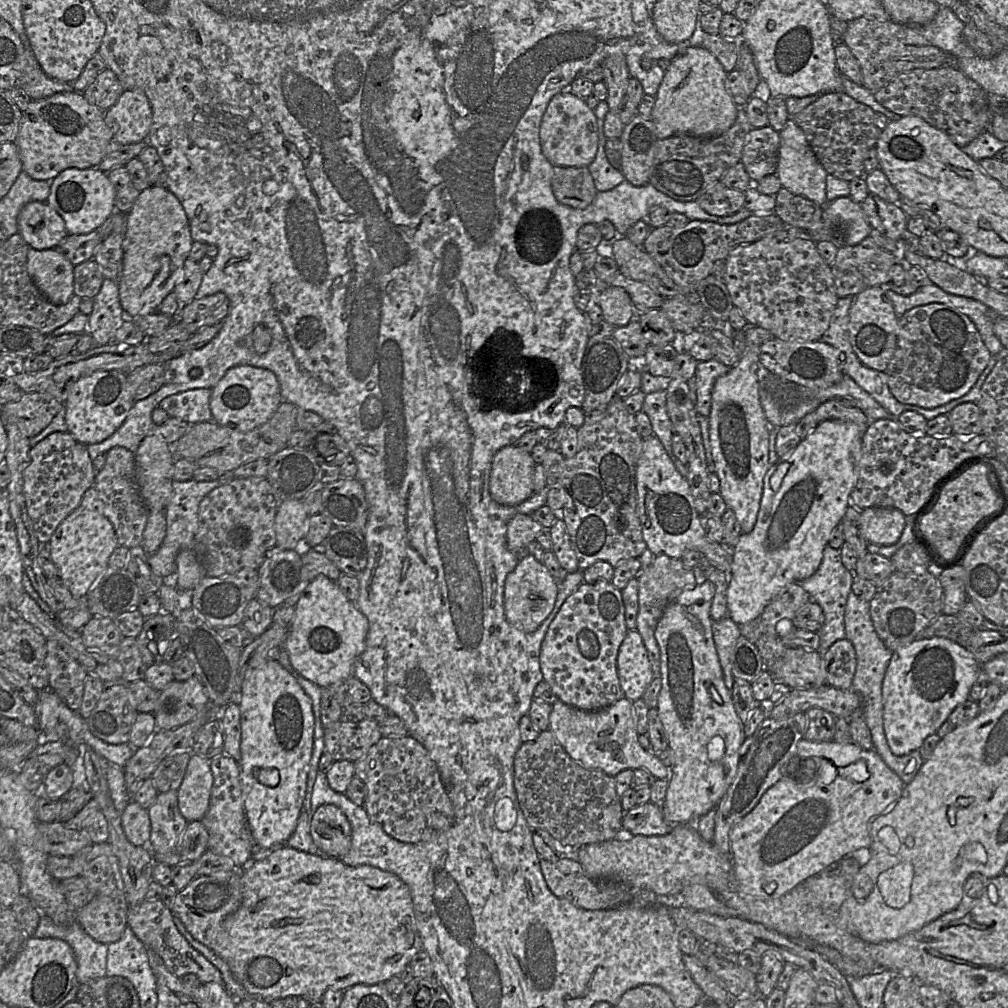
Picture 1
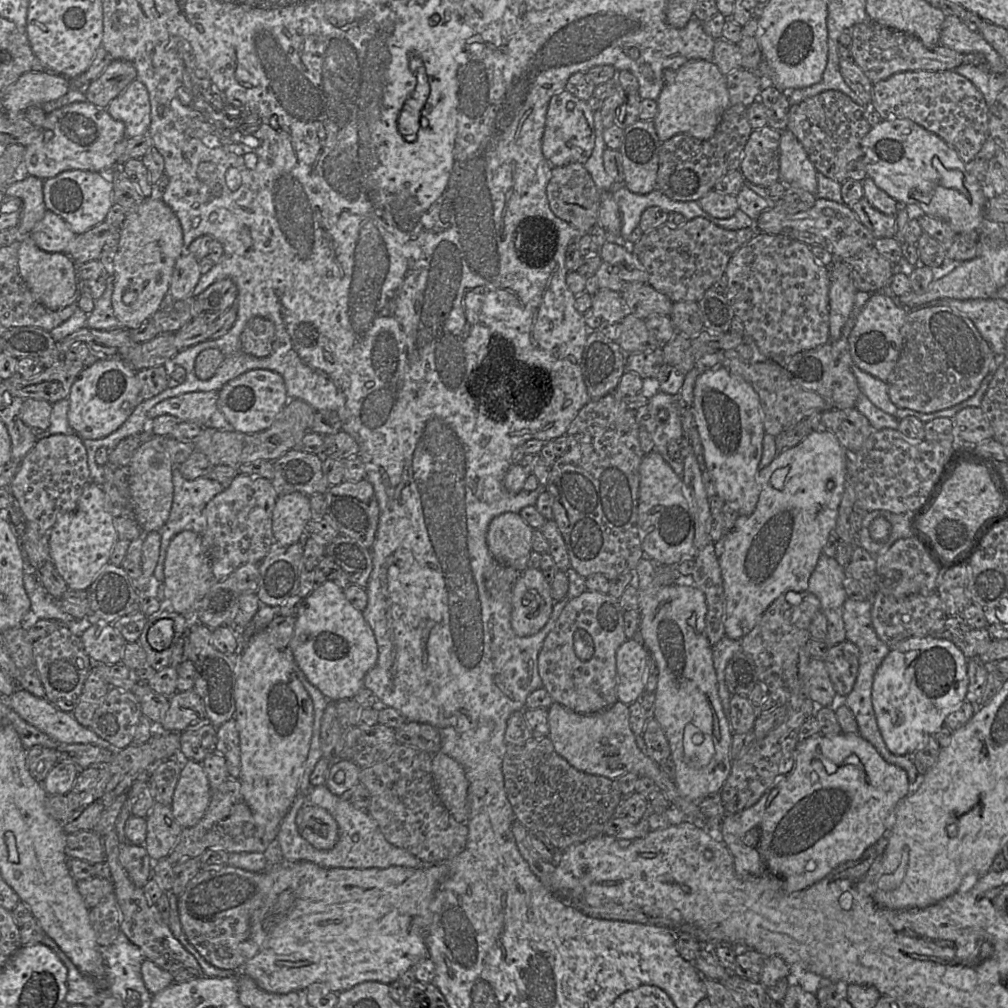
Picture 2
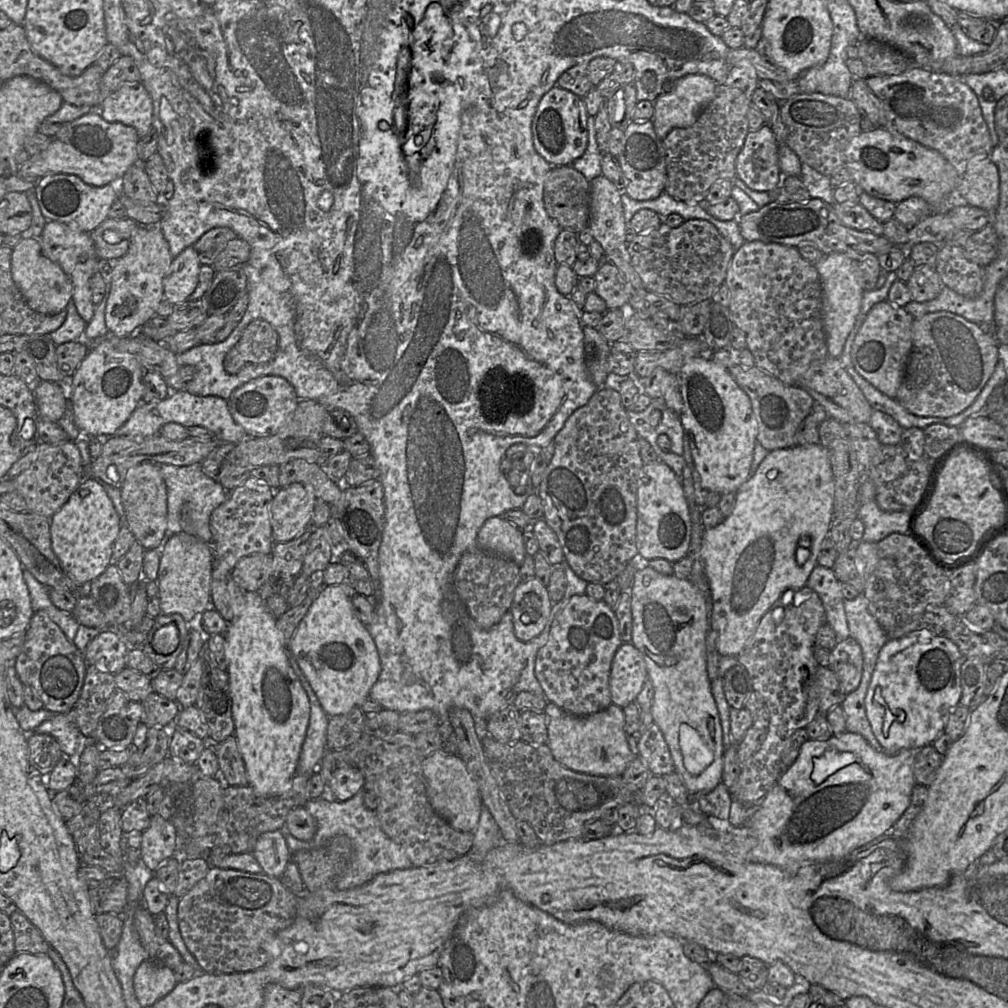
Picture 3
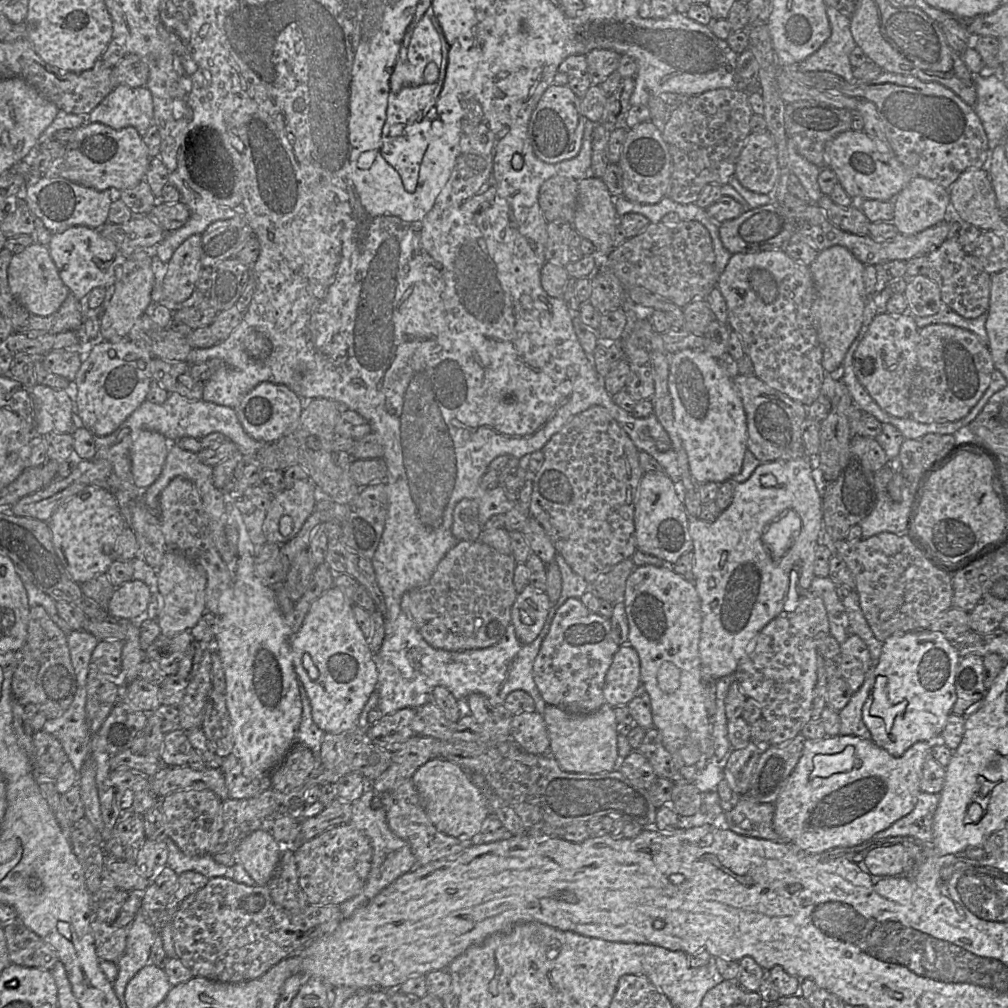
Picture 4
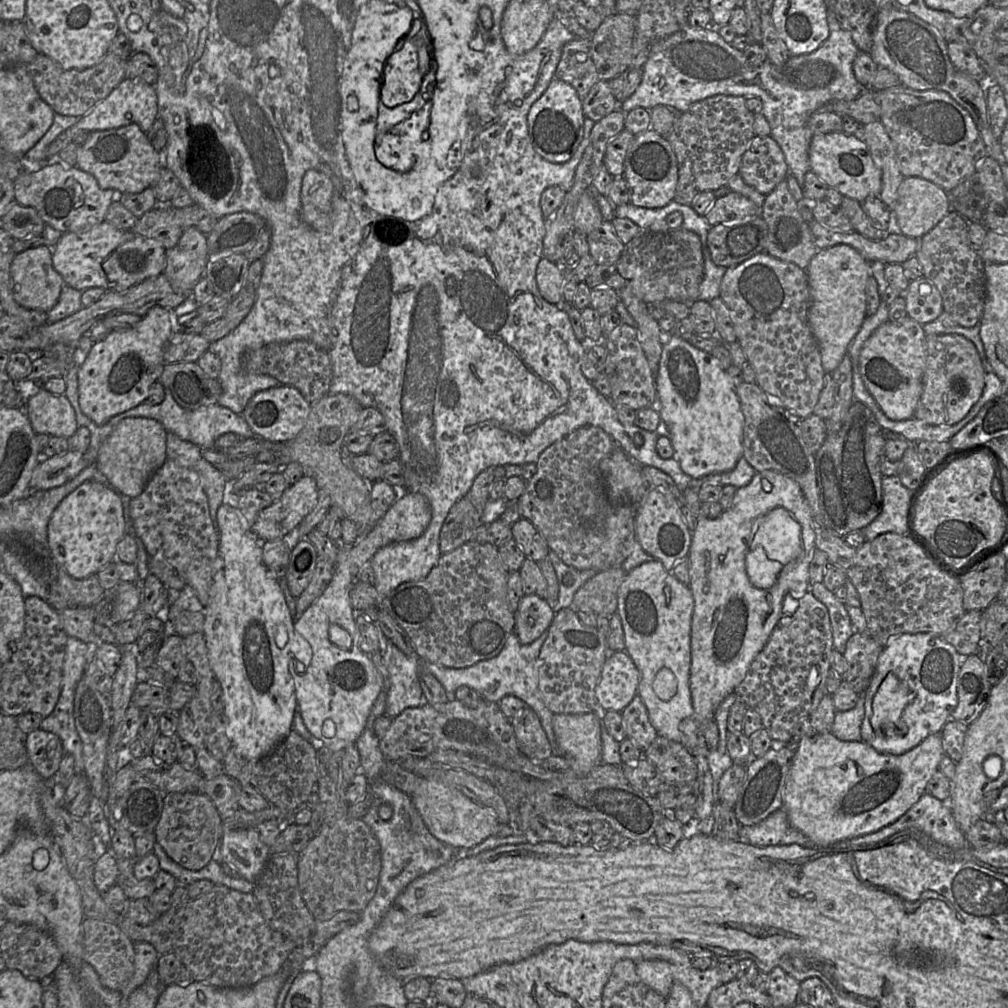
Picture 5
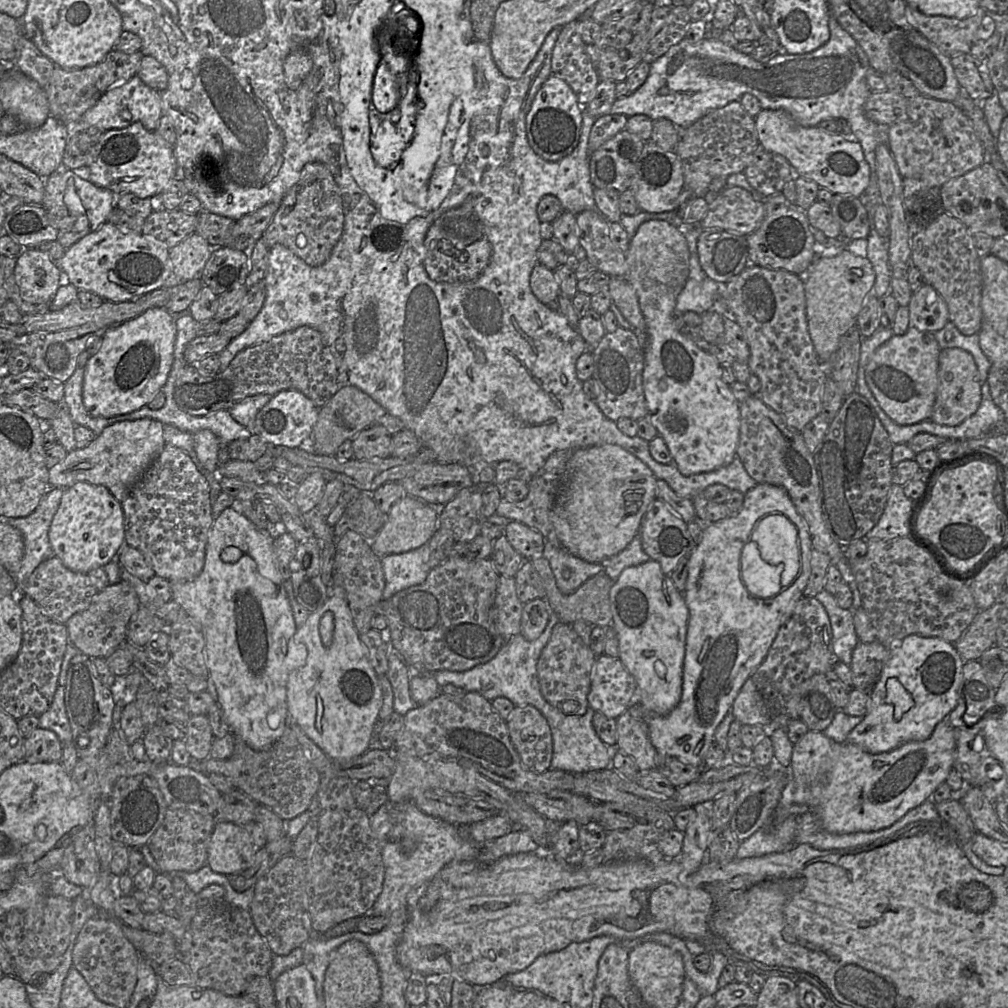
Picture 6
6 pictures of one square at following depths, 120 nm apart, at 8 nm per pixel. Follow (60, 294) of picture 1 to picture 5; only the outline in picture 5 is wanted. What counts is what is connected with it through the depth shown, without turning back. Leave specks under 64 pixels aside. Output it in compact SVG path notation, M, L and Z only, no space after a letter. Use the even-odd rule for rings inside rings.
M42 245L15 254L10 267L11 287L15 301L21 306L49 312L57 303L64 285L62 276L52 264L52 248Z

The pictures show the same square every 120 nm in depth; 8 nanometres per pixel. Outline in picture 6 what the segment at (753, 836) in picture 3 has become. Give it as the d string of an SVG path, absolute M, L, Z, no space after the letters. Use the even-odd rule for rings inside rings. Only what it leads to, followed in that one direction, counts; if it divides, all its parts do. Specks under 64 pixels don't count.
M943 720L924 741L907 742L889 752L872 754L848 742L835 742L823 732L809 730L793 746L789 766L789 789L793 793L793 802L817 812L823 827L832 833L863 832L891 826L910 810L931 799L935 789L946 781L955 760L955 733L956 729Z

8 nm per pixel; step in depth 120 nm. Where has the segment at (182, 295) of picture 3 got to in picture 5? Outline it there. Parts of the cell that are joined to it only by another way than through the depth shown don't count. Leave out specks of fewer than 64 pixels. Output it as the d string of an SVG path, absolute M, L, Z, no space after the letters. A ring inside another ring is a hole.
M187 229L176 245L167 249L163 273L177 293L193 294L195 284L204 276L208 260L207 235L197 229Z

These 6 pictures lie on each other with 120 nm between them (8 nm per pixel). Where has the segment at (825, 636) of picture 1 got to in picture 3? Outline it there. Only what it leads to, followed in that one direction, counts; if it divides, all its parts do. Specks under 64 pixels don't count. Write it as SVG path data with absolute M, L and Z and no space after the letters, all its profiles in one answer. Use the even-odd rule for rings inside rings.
M817 565L809 576L807 586L821 599L826 622L832 627L838 641L850 637L846 619L841 582L837 579L832 568Z

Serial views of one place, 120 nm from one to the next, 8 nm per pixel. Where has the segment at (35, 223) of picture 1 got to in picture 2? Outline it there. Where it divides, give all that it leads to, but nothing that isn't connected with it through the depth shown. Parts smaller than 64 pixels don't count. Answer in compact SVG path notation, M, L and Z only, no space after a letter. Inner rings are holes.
M47 210L29 235L34 243L46 252L66 253L76 234L59 215Z

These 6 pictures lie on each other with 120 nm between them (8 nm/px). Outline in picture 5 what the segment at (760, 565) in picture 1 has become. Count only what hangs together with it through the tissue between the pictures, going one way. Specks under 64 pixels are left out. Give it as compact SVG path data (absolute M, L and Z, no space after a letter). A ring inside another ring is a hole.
M773 470L756 472L748 485L737 488L732 505L719 517L715 519L706 516L698 517L696 528L691 534L687 556L689 588L693 594L694 608L691 621L689 683L694 713L689 719L695 721L699 730L699 746L690 751L698 768L694 794L697 797L695 817L699 820L706 820L713 814L719 784L714 782L710 771L708 764L710 750L703 737L703 729L711 719L715 720L718 706L729 694L735 692L752 662L766 645L773 629L782 618L782 604L786 594L791 594L793 598L799 600L810 590L809 566L816 549L815 538L811 510L799 484ZM751 542L762 546L767 558L783 565L774 585L769 589L756 588L747 575L745 559Z

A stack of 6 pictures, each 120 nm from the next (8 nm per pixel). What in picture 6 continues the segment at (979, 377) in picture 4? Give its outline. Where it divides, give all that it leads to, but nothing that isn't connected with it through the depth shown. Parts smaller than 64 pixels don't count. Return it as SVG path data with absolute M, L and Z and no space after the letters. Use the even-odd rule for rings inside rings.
M961 348L942 349L938 357L938 388L930 420L957 426L973 415L981 402L981 383L973 356Z

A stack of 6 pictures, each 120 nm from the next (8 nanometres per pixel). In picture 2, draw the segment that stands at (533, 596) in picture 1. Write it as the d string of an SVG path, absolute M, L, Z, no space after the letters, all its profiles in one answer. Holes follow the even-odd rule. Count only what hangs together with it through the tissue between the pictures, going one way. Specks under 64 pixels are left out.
M526 568L512 589L511 627L516 635L528 637L539 632L553 611L551 585L539 569Z

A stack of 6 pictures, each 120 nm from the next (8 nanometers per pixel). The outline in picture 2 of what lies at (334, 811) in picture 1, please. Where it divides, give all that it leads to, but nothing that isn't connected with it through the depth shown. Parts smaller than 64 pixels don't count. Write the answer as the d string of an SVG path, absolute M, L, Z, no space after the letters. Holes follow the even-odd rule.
M304 805L296 816L301 836L320 850L332 849L338 841L338 824L324 808Z

